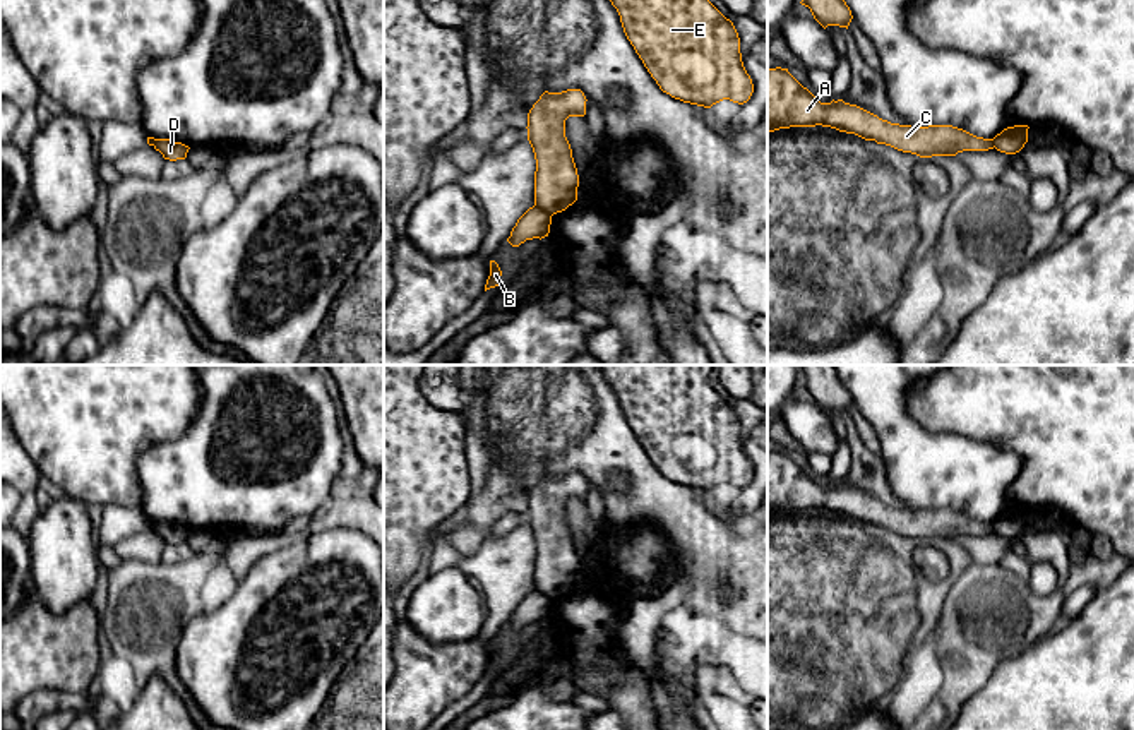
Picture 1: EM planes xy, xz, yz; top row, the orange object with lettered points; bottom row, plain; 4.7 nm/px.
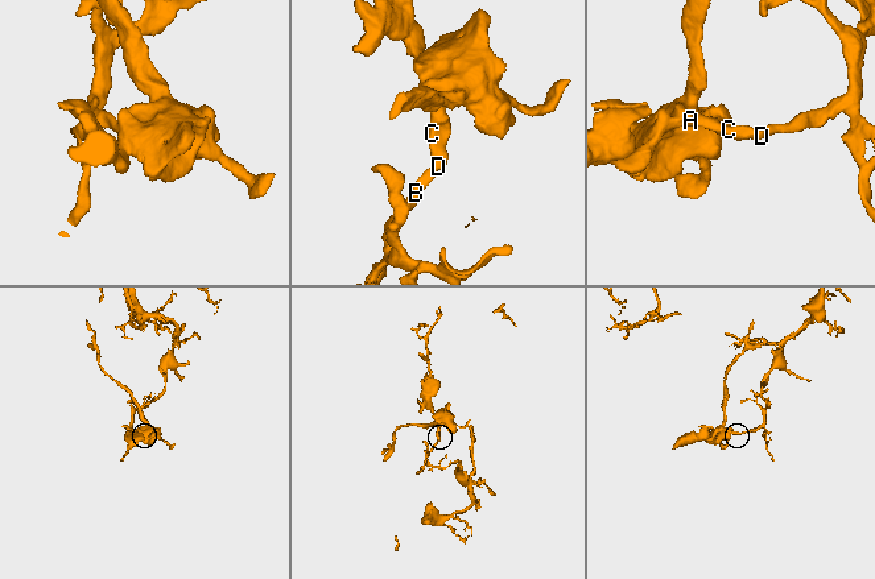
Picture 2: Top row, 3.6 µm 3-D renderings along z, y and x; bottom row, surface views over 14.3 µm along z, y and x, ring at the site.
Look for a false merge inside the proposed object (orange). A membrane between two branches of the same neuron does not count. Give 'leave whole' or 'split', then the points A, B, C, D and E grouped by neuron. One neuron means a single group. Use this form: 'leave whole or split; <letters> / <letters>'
split; A C D E / B

